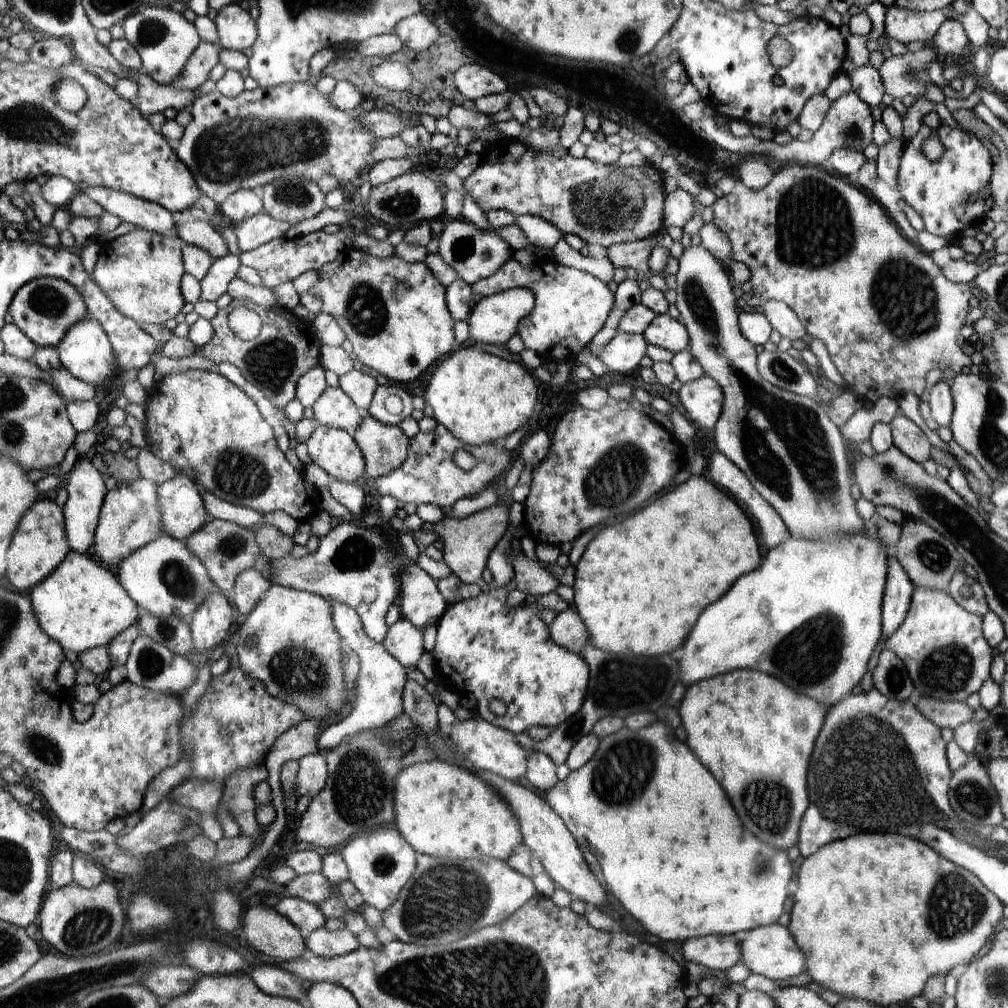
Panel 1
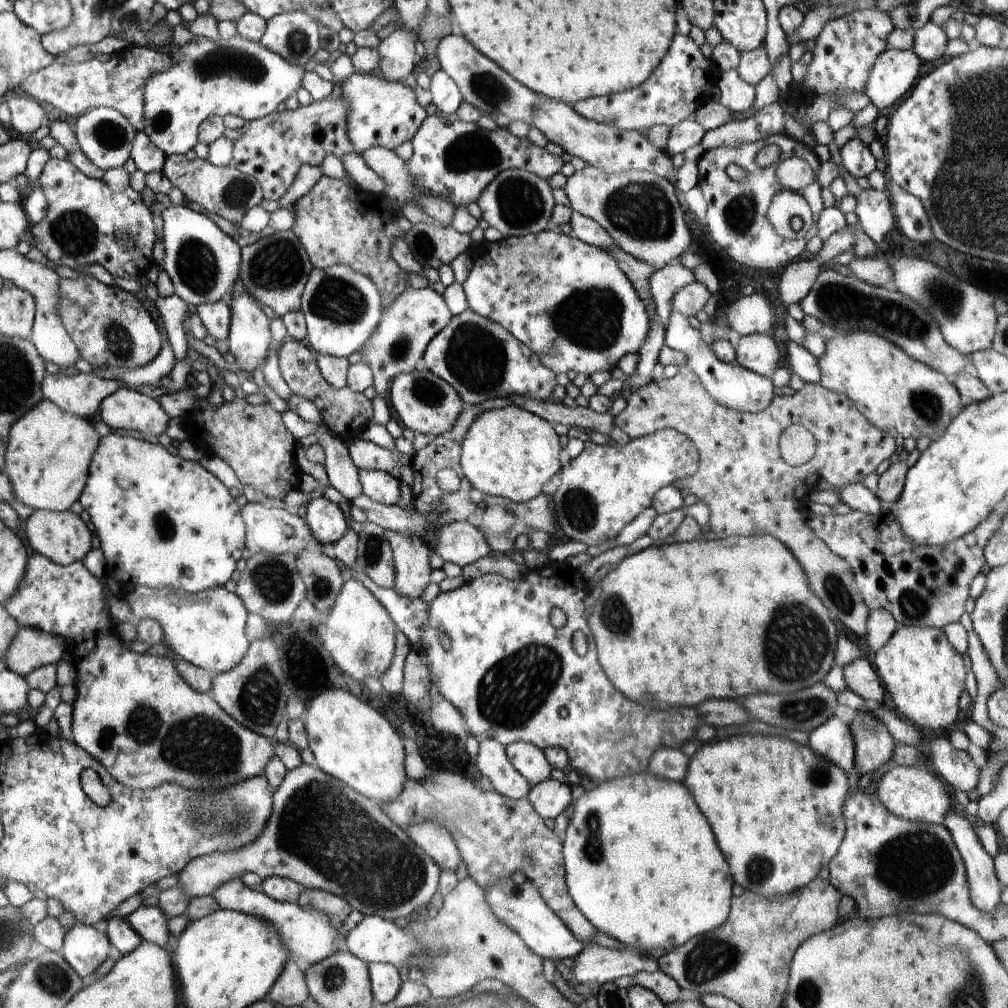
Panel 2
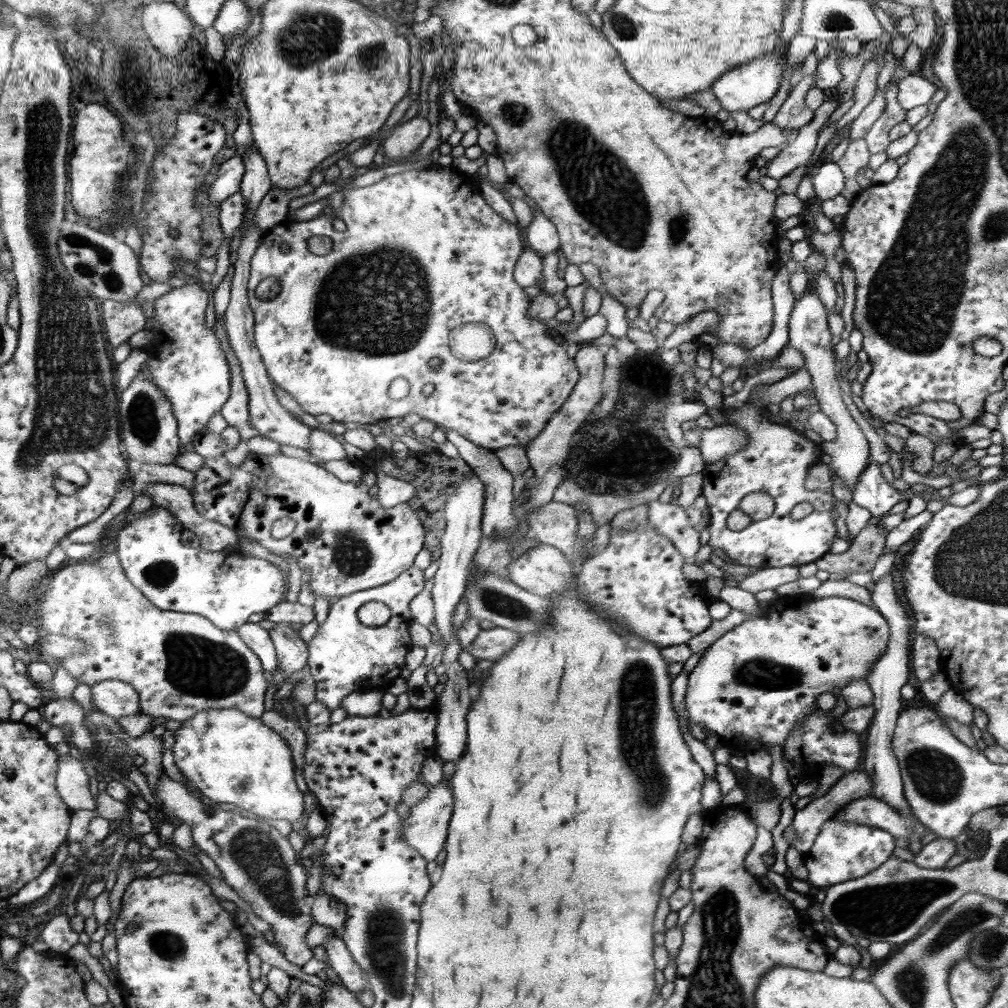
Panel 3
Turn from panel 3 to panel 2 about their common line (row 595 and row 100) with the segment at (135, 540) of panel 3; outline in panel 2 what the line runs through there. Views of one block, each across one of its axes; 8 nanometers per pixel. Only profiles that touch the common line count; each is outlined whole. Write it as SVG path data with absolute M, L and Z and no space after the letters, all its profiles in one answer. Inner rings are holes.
M239 34L232 38L218 35L216 40L207 37L192 40L184 46L172 46L164 48L170 59L170 68L164 72L152 72L144 84L144 134L164 154L185 155L192 150L198 140L198 128L207 118L213 116L240 116L247 121L255 121L266 118L276 111L276 108L290 96L295 96L302 87L302 76L306 72L305 66L296 66L286 62L280 54L268 50L260 41L252 42L242 38Z

